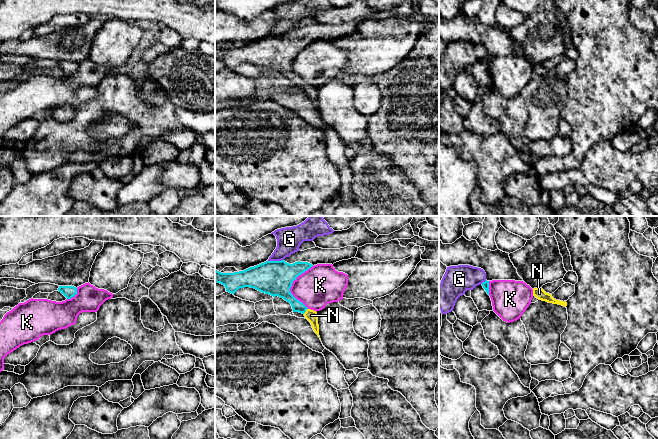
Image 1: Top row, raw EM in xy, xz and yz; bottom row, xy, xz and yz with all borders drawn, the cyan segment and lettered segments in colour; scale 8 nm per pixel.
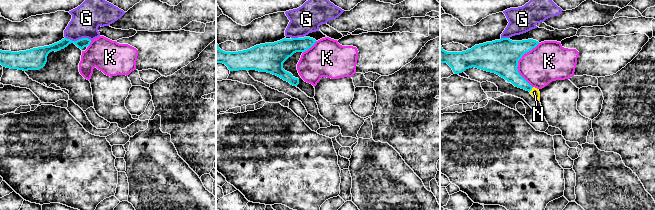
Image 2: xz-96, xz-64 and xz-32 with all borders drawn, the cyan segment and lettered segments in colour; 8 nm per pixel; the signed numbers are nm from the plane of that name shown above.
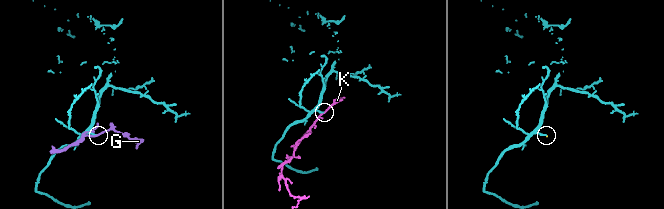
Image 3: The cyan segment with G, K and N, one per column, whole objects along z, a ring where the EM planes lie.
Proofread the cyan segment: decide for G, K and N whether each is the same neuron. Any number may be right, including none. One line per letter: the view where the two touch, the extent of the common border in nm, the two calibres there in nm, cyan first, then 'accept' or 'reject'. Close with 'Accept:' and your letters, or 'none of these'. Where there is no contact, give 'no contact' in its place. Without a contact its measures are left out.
G: meets cyan in xz; contact 130 nm long; 280 nm thick on the cyan side, 200 nm on the other; reject
K: meets cyan in xz; contact 360 nm long; 280 nm thick on the cyan side, 320 nm on the other; reject
N: meets cyan in xz; contact 60 nm long; 120 nm thick on the cyan side, 90 nm on the other; accept
Accept: N

